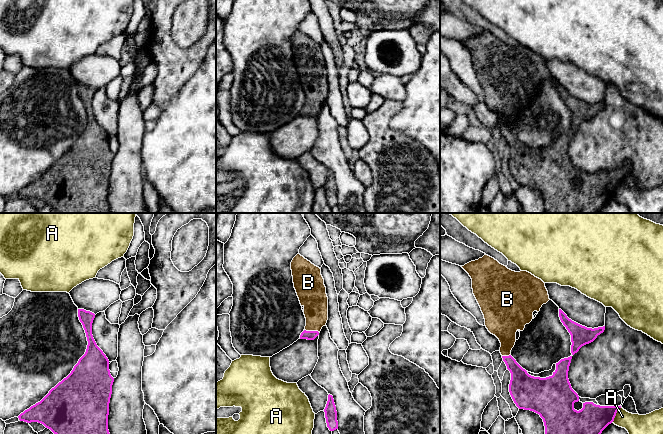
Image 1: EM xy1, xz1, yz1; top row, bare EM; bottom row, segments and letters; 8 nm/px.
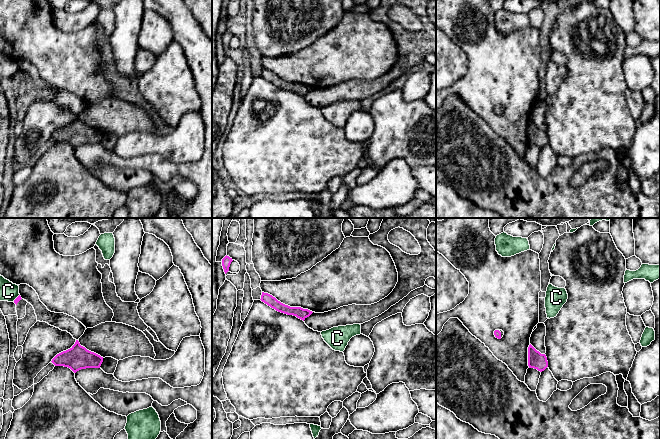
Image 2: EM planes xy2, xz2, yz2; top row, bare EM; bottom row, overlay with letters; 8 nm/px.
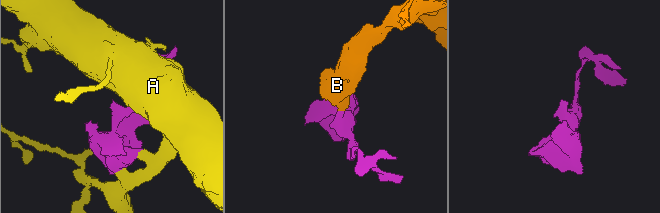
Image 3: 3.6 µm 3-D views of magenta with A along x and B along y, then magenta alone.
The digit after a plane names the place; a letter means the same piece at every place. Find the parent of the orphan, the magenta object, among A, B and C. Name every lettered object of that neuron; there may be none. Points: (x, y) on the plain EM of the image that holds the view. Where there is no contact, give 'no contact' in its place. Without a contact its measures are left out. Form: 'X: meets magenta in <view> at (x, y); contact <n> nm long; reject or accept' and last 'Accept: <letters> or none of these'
A: meets magenta in yz1 at (615, 190); contact 140 nm long; reject
B: meets magenta in xz1 at (311, 107); contact 120 nm long; accept
C: meets magenta in xy2 at (16, 74); contact 80 nm long; reject
Accept: B

